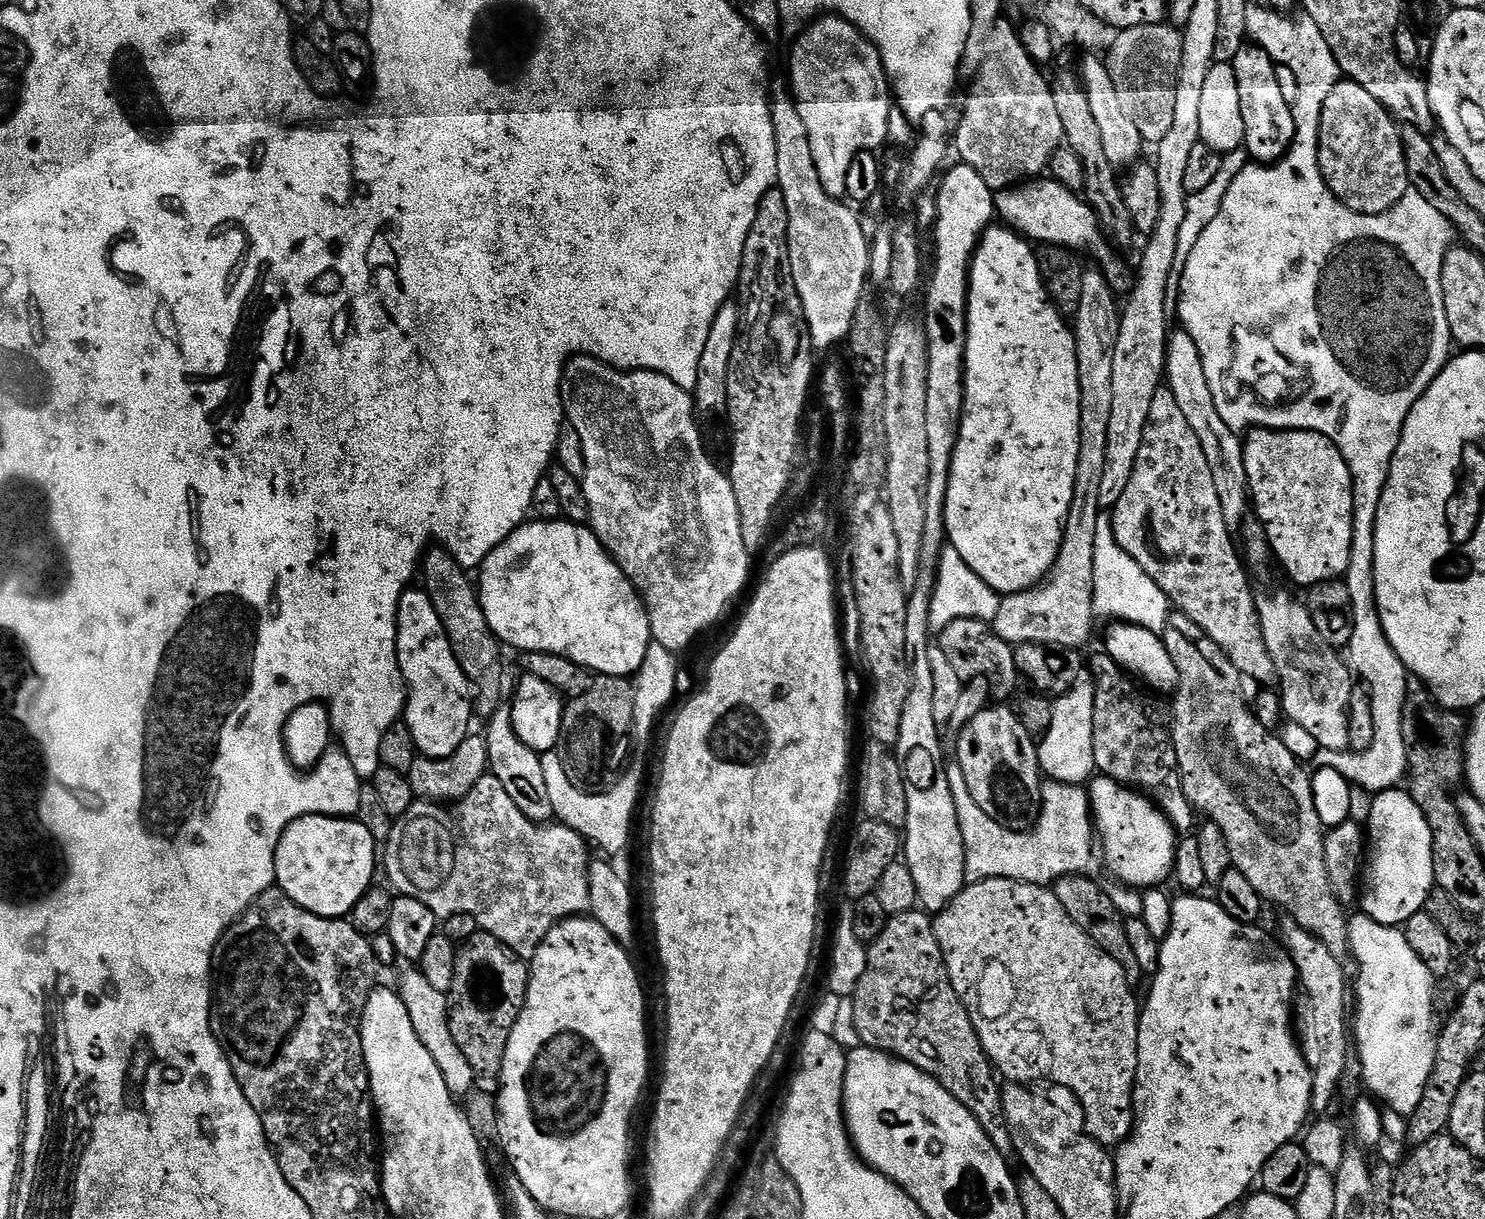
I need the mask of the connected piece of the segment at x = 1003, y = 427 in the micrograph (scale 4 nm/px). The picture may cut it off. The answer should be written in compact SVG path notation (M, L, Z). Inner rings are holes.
M1007 226L989 227L980 238L976 255L972 257L972 270L968 274L968 337L964 355L964 413L960 419L960 433L950 466L950 478L944 503L944 530L951 547L962 554L962 562L986 582L1001 597L1027 592L1048 578L1056 564L1060 540L1064 537L1066 518L1070 514L1070 502L1074 502L1074 478L1078 474L1078 446L1080 445L1080 387L1078 386L1078 354L1076 333L1070 327L1059 308L1052 303L1040 273L1040 260L1035 247L1019 232Z

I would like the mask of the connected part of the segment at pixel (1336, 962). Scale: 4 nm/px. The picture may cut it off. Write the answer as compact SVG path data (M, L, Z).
M1291 918L1285 919L1282 944L1296 967L1302 996L1304 992L1304 1005L1301 1008L1299 1005L1294 1035L1312 1071L1312 1112L1324 1114L1340 1084L1345 1083L1344 1071L1350 1063L1350 980L1344 977L1341 957L1331 952L1316 936L1299 928Z

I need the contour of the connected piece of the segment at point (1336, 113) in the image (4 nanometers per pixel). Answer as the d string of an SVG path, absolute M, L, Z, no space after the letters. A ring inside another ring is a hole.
M1347 78L1341 79L1330 98L1322 106L1320 123L1320 169L1328 188L1350 210L1363 216L1381 216L1389 212L1410 191L1406 174L1406 158L1402 150L1402 138L1397 121L1360 84Z

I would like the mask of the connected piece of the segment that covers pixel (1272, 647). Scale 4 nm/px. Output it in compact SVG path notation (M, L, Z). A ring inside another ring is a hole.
M1286 592L1255 593L1256 609L1262 626L1262 638L1266 642L1266 650L1270 650L1270 658L1274 662L1274 670L1280 688L1280 696L1284 699L1284 712L1304 732L1309 732L1317 740L1320 748L1343 752L1348 748L1348 707L1354 687L1354 673L1342 659L1341 653L1322 642L1318 630L1314 630L1312 616L1307 607L1300 604Z

